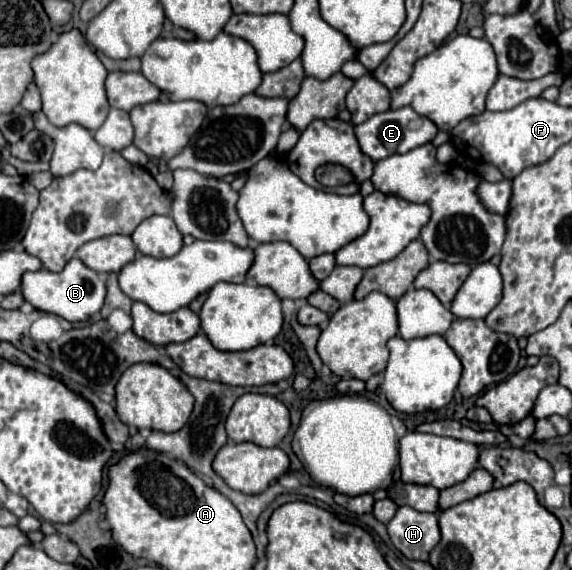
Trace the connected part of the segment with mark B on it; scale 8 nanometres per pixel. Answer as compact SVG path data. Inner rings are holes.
M73 258L61 272L49 272L47 268L41 268L37 272L25 272L23 284L21 284L23 296L27 302L31 302L41 312L57 314L69 322L87 322L103 308L105 302L105 282L99 278L99 274L91 268L87 268L79 258Z

